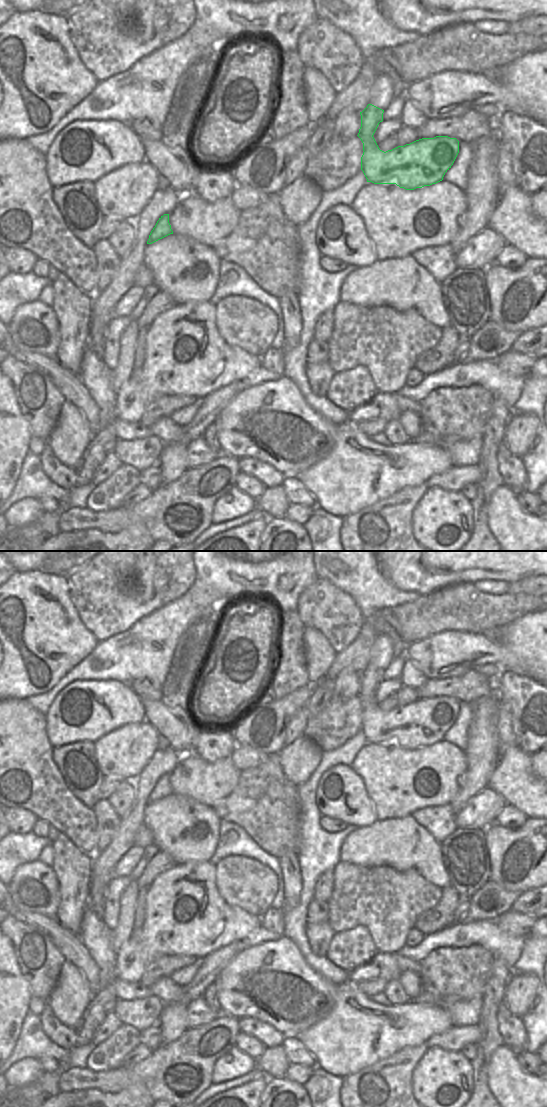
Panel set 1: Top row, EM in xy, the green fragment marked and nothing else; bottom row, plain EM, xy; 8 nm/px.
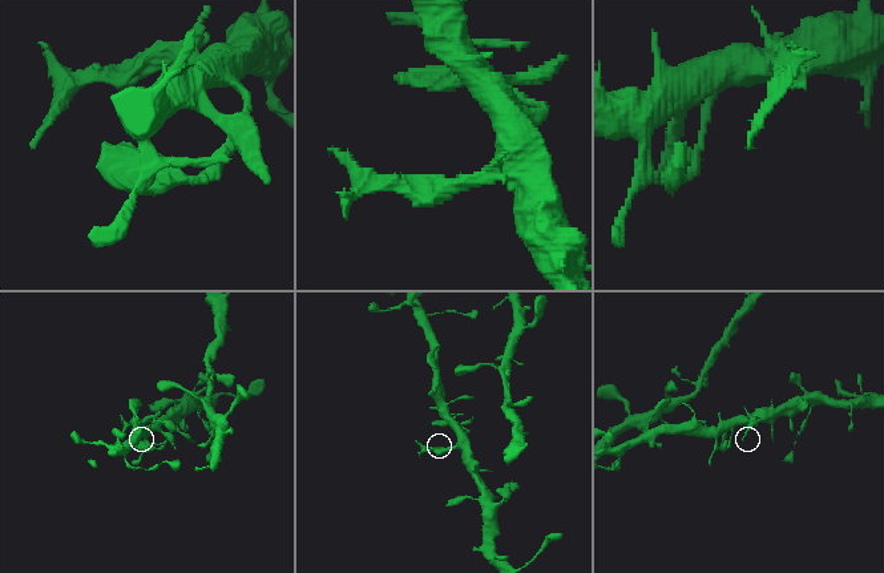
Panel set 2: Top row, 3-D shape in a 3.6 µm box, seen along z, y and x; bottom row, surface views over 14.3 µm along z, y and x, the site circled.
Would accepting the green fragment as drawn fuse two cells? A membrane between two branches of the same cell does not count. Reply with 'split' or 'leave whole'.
split

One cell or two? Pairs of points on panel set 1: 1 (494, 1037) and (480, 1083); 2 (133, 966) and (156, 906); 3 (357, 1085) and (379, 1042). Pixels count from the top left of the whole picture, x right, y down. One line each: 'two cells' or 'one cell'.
1: one cell
2: one cell
3: two cells

